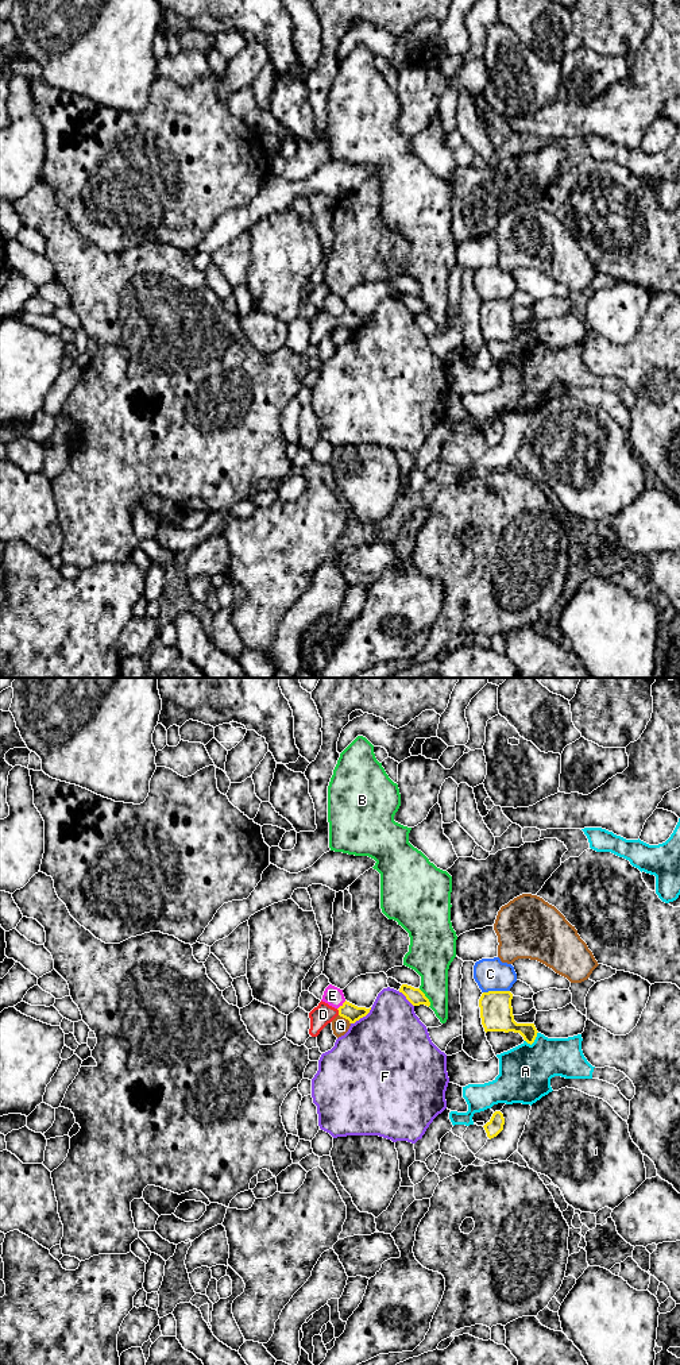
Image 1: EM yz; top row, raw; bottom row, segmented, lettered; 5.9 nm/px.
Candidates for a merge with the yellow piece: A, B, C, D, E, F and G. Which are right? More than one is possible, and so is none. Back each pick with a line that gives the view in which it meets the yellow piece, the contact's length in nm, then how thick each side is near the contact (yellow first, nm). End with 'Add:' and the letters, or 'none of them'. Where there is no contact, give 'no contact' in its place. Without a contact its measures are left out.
D: yz | 40 nm | 100/120 nm
Add: D

